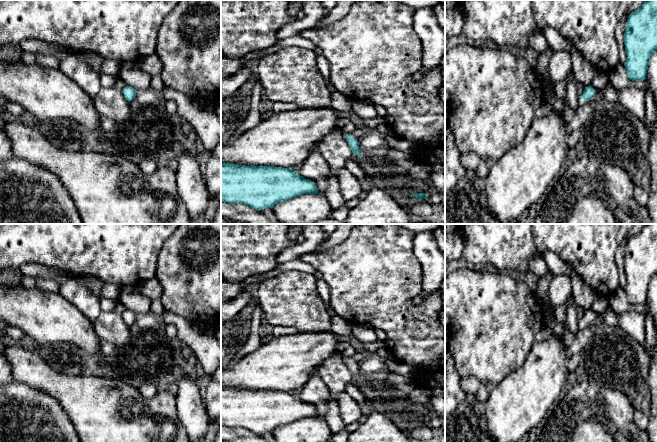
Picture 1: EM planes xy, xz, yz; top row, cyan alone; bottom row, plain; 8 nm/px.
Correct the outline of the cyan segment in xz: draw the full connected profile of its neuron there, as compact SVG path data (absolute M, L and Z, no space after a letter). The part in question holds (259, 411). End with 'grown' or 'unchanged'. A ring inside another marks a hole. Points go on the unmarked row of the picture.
M221 387L221 426L245 428L259 435L302 418L318 417L314 405L301 401L290 392Z; unchanged

